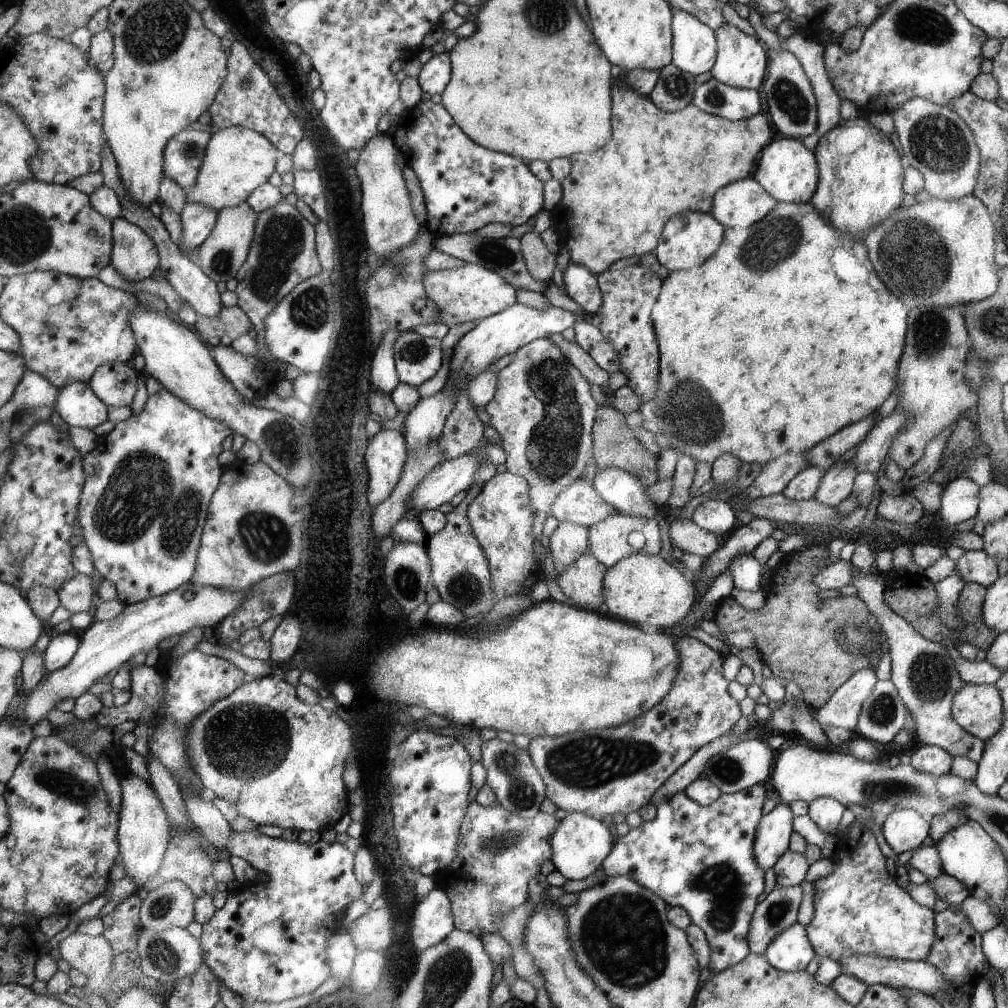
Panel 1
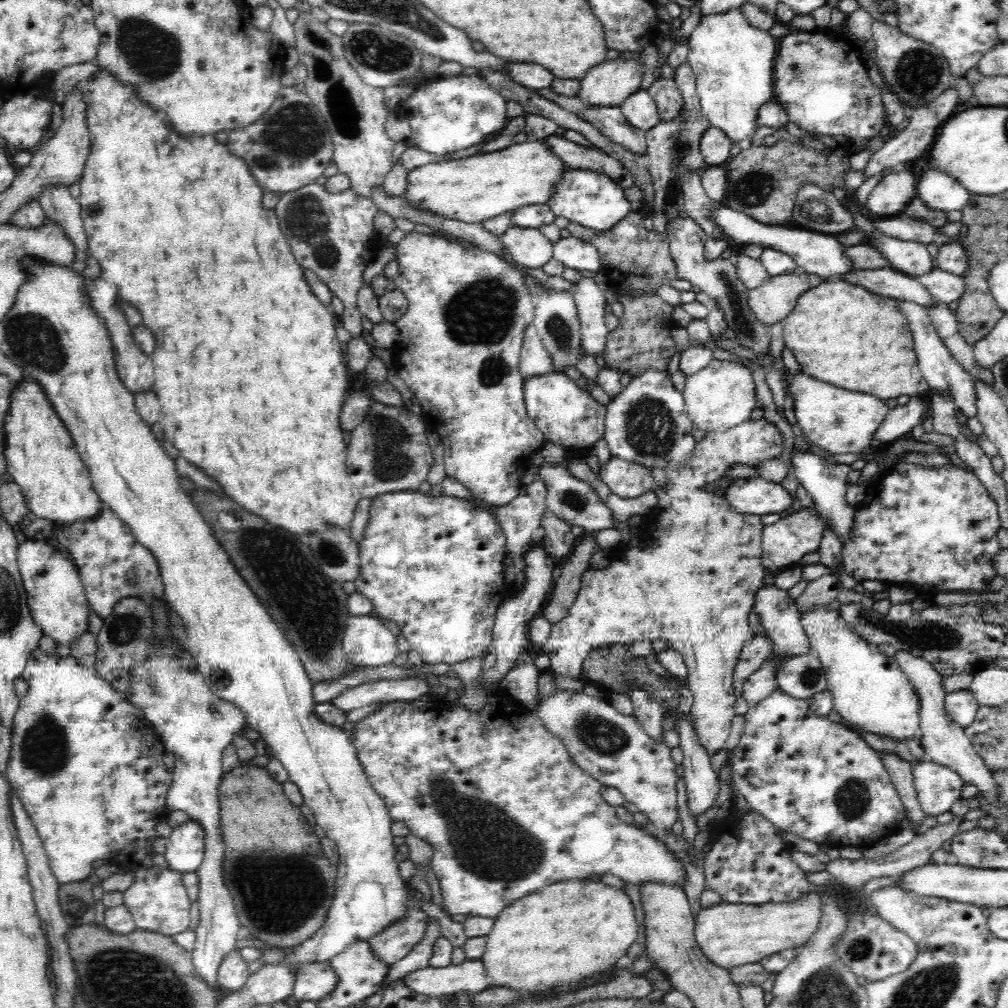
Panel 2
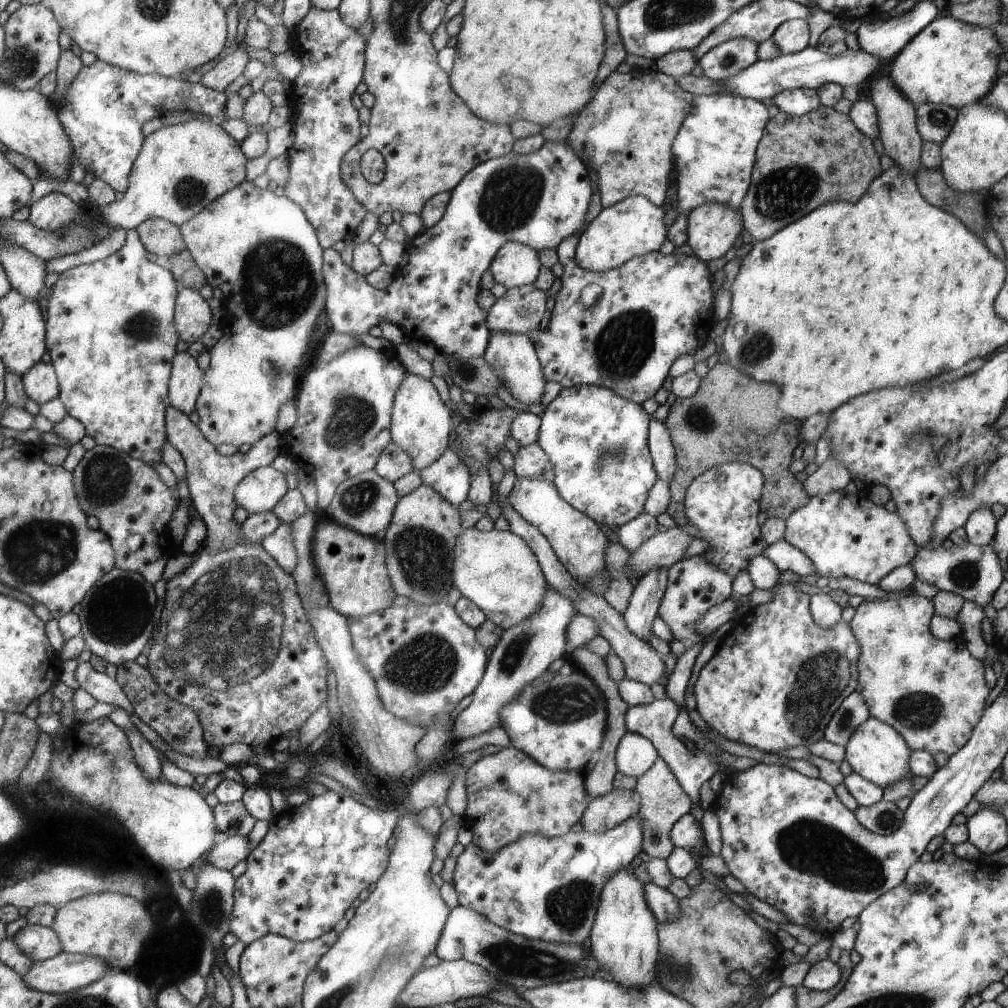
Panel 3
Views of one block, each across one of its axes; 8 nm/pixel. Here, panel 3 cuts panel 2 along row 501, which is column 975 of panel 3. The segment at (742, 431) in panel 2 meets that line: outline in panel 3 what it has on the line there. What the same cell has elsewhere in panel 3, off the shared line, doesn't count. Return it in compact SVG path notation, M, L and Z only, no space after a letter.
M910 595L887 601L863 600L850 620L854 636L861 643L858 660L857 691L869 706L870 717L893 725L912 750L928 751L930 754L944 752L956 755L972 738L972 728L981 720L988 686L984 682L984 666L980 659L958 642L958 637L940 640L930 632L930 620L936 614L933 601L922 595Z

